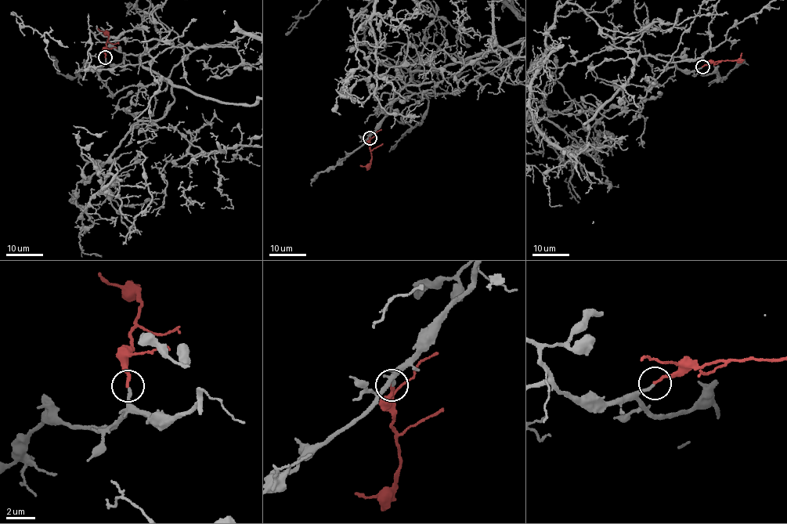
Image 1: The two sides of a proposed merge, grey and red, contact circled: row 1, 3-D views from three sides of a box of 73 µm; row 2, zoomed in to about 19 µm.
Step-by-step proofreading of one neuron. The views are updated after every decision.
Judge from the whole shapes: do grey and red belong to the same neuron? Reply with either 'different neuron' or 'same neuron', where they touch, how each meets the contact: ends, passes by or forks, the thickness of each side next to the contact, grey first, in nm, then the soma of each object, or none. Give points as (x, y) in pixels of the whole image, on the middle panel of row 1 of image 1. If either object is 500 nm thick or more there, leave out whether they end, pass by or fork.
same neuron; place (370, 138); grey ends; red ends; calibres 220 and 200 nm; soma grey none; soma red none

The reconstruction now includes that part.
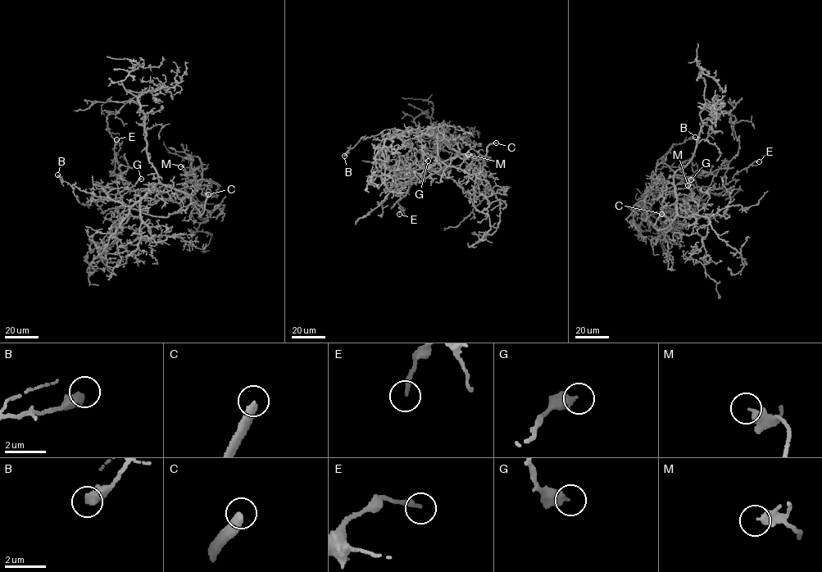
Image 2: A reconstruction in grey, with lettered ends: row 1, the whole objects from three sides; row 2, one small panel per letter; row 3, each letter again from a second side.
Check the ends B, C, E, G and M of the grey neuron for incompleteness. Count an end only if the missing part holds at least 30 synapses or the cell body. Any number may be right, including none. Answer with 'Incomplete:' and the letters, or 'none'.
Incomplete: C

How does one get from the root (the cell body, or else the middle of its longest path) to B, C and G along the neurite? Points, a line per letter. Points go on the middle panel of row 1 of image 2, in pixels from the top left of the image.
B: (447, 144), (432, 133), (410, 129), (388, 129), (377, 135), (361, 138), (344, 156)
C: (447, 144), (451, 148), (476, 160), (485, 156), (489, 144), (496, 142)
G: (447, 144), (432, 133), (410, 129), (397, 130), (396, 132), (428, 161)

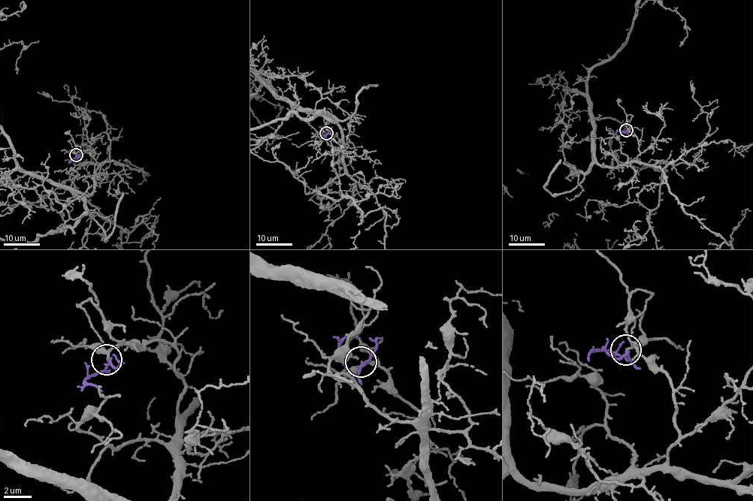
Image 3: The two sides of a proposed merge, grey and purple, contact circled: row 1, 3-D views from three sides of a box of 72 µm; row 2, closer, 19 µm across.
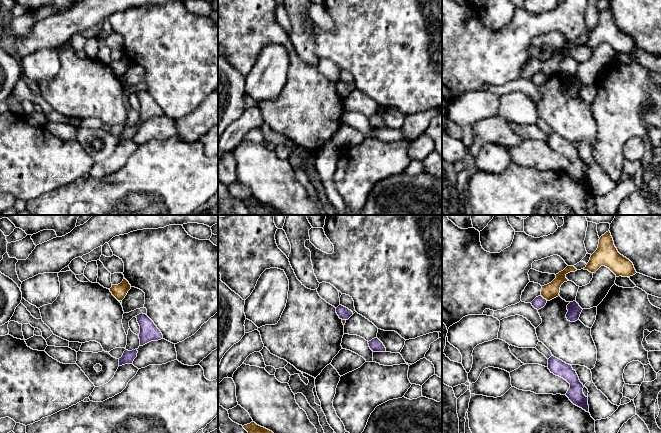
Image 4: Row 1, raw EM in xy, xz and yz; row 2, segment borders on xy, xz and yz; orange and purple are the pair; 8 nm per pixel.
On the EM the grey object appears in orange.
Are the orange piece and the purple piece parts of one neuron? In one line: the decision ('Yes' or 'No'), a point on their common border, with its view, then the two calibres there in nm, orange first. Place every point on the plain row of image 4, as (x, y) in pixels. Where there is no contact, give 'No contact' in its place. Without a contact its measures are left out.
No. Touches orange at yz (544, 74). Thickness 130 nm (orange) against 100 nm

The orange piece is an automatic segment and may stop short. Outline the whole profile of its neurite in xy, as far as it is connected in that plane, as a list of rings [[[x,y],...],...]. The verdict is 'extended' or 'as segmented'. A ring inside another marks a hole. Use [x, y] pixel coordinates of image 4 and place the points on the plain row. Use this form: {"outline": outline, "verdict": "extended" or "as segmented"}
{"outline": [[[124,54],[120,60],[112,61],[112,63],[109,66],[118,77],[122,77],[130,65],[131,61]]], "verdict": "as segmented"}

